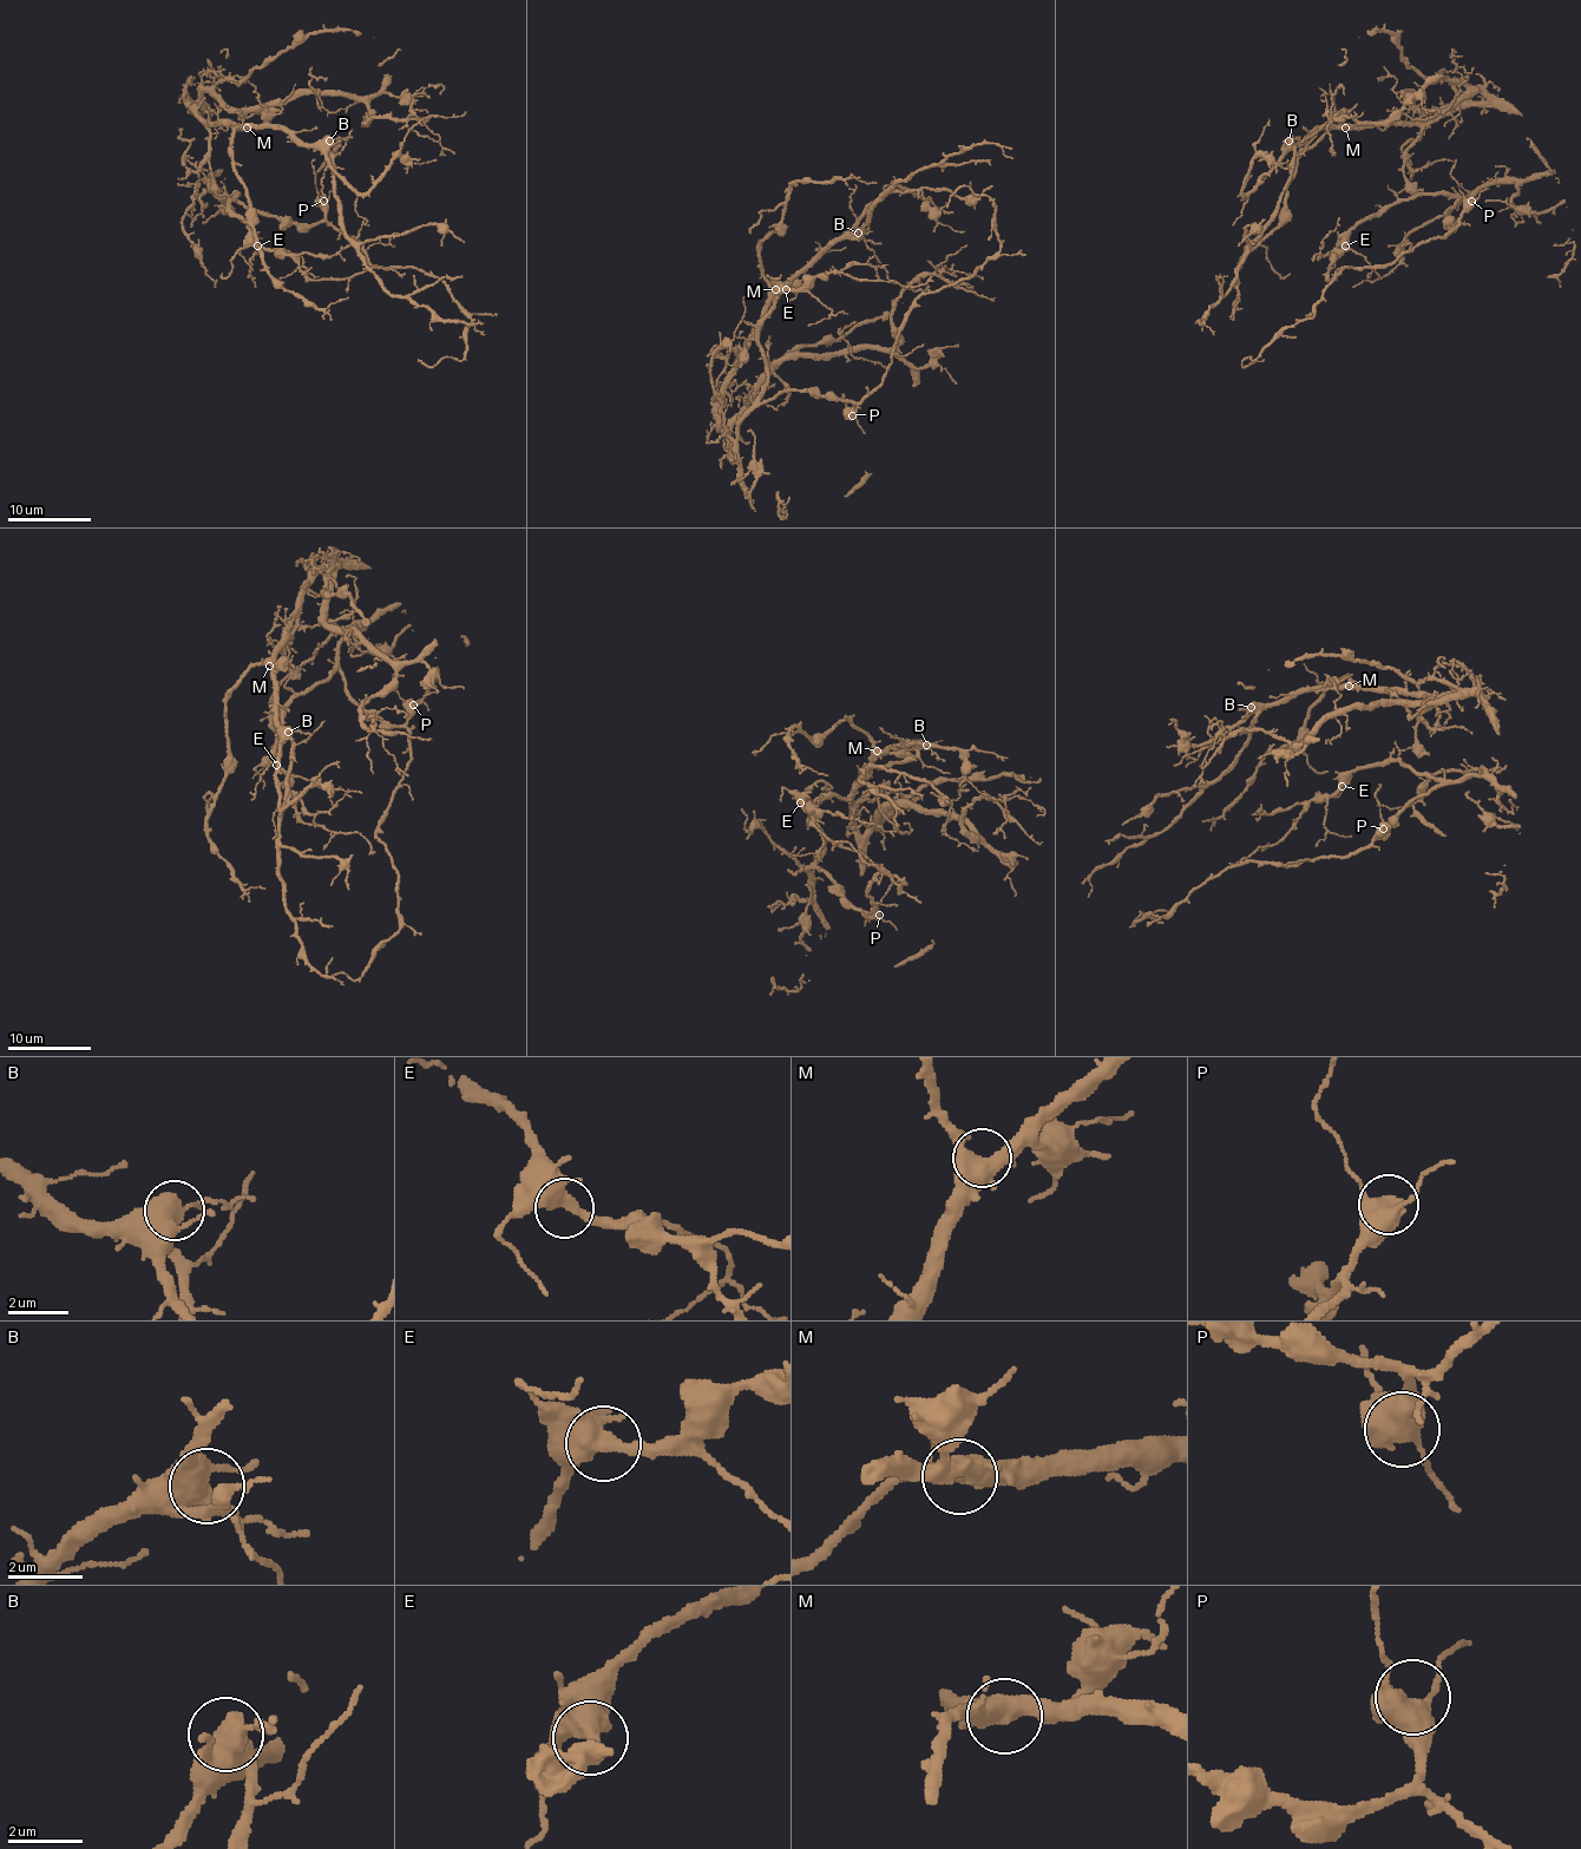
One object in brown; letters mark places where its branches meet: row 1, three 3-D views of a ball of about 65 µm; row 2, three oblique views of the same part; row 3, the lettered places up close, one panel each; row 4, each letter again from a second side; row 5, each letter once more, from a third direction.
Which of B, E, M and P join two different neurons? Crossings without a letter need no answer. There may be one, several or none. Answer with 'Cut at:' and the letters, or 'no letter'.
Cut at: no letter

